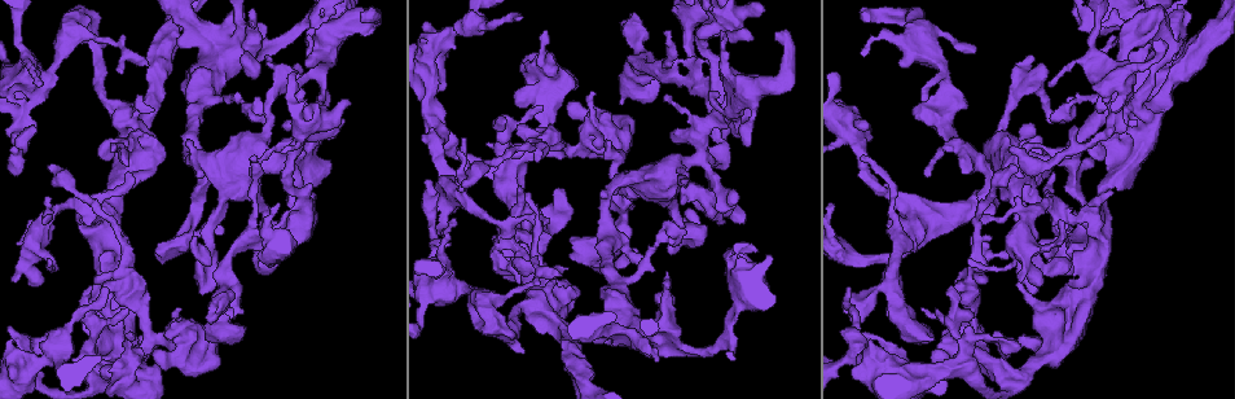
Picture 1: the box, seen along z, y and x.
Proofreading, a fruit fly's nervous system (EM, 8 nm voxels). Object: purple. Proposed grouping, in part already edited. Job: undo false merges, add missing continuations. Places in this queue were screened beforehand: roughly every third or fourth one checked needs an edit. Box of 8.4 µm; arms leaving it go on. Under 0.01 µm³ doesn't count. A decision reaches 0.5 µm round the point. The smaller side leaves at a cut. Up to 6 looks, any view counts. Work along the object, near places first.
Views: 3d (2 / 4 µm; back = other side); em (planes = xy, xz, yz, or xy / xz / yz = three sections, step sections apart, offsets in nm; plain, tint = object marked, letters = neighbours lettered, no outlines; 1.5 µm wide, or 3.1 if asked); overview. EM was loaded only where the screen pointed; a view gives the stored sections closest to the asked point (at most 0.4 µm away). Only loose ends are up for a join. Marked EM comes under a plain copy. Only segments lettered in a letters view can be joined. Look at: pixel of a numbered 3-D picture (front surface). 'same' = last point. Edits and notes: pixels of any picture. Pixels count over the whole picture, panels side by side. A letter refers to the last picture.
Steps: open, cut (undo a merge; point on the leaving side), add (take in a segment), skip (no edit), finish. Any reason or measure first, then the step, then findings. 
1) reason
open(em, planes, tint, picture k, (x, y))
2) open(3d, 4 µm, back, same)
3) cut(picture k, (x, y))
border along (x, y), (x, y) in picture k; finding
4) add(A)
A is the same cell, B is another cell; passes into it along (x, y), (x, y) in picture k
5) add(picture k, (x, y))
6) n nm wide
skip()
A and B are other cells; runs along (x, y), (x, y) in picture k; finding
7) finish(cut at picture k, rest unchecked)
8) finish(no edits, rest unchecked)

touches itself
open(em, planes, tint, picture 1, (542, 224))

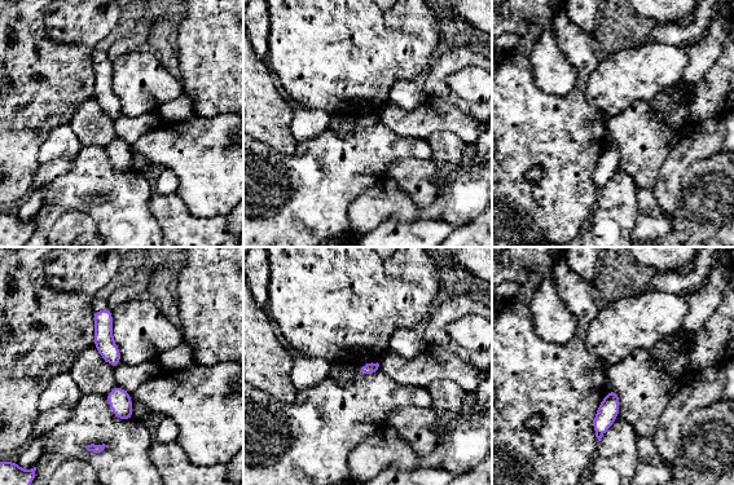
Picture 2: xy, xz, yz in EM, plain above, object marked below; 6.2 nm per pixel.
what lies round it
open(em, planes, letters, same)

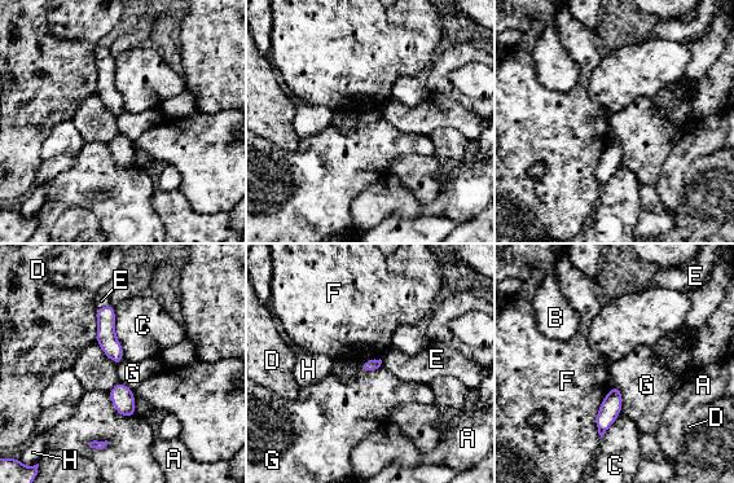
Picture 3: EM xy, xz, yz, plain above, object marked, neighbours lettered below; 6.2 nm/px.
120 nm wide
skip()
A, B, C, D, E, F, G and H are other cells; border along (114, 307), (114, 334), (124, 358) in picture 3; one neuron here

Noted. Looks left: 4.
abrupt turn
open(em, xy, step 8, tint, picture 1, (16, 168))

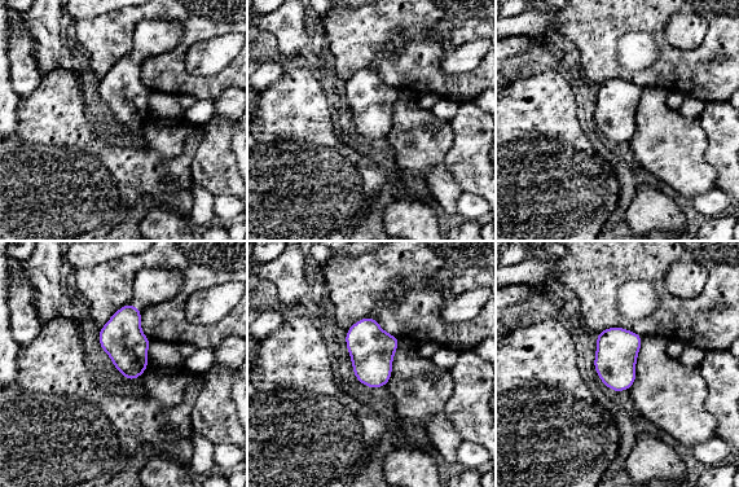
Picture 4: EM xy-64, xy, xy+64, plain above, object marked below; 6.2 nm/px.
cut it another way
open(em, xz, step 8, letters, same)

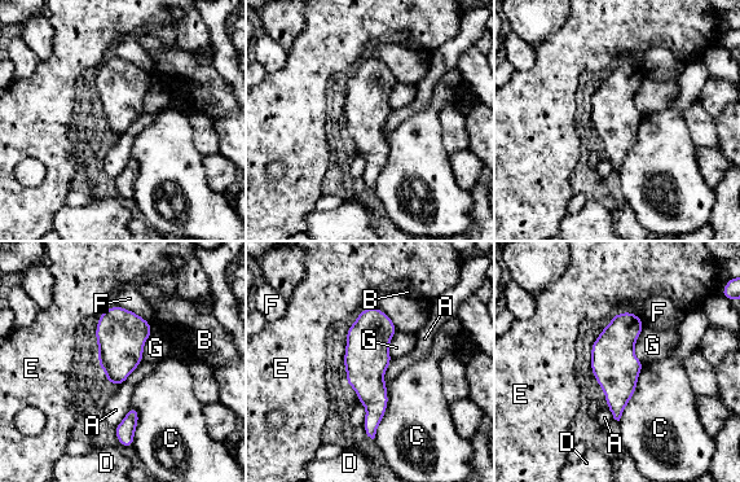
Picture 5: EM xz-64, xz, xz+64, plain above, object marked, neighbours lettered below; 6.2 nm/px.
skip()
A, B, C, D, E, F and G are other cells; border along (387, 384), (387, 408), (373, 438) in picture 5; continuous, no second neuron

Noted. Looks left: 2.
open(em, planes, letters, picture 1, (967, 258))

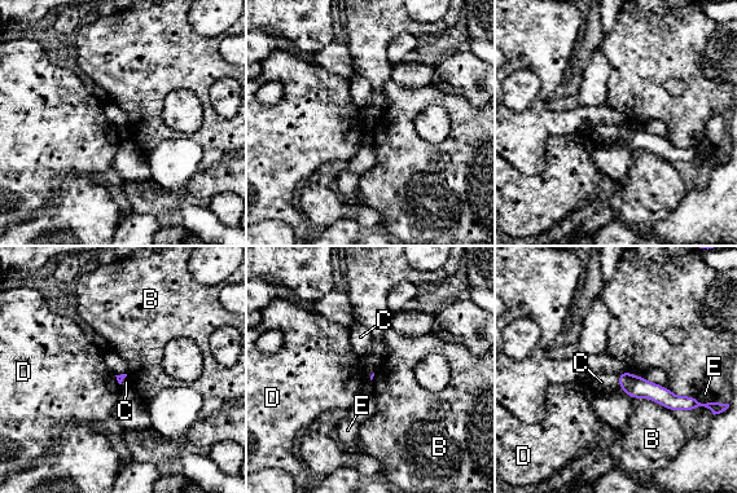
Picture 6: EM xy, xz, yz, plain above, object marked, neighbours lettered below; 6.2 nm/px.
skip()
B, C, D and E are other cells; none of them fits

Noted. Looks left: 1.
finish(no edits, rest unchecked)

